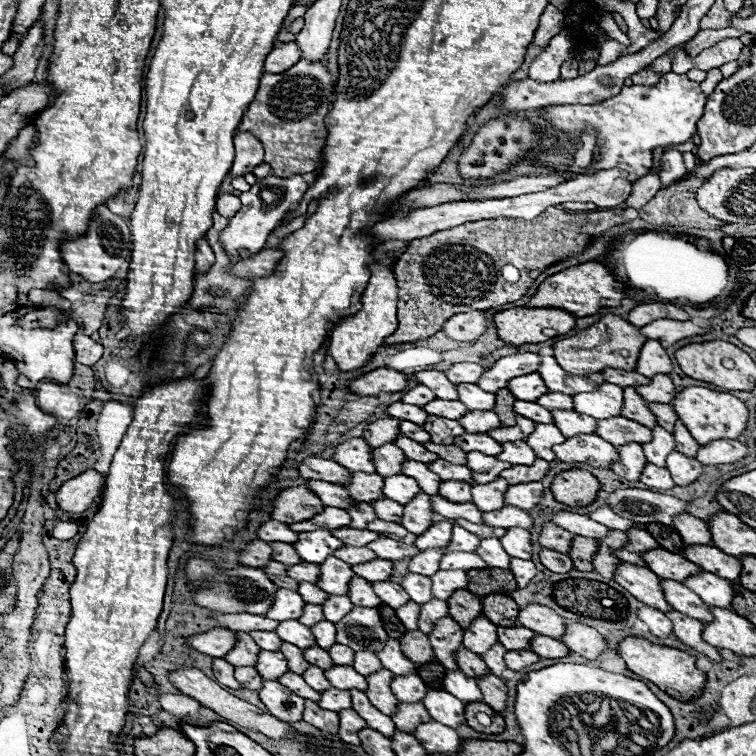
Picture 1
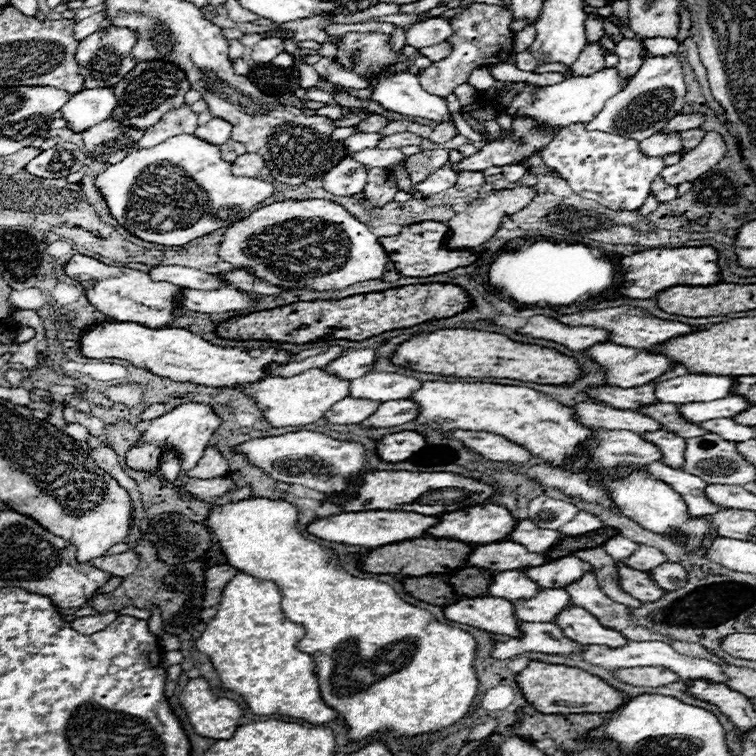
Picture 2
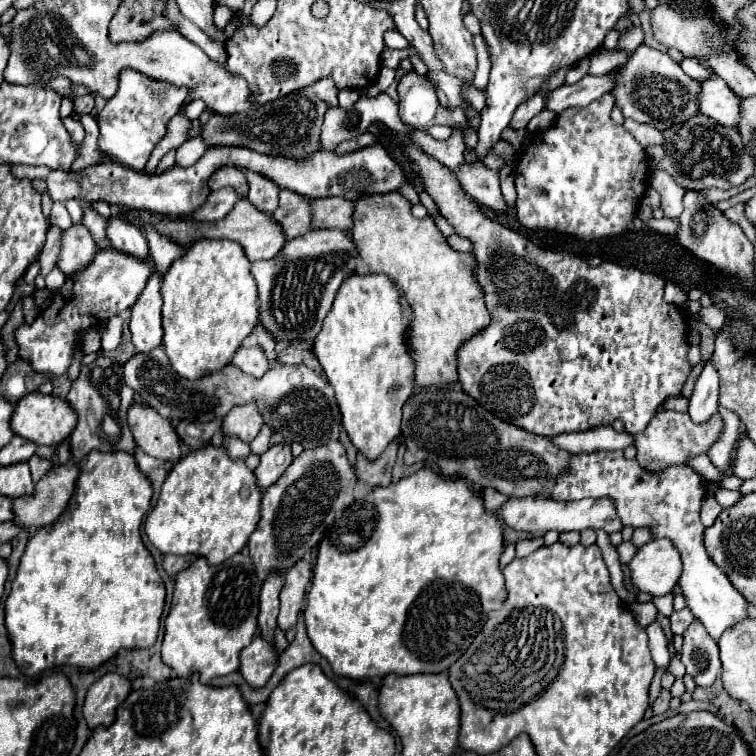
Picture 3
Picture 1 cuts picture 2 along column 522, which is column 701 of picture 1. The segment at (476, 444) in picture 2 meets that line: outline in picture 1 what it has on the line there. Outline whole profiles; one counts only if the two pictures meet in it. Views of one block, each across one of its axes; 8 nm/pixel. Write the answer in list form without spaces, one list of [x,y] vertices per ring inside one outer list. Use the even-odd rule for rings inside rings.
[[[716,440],[708,446],[702,446],[696,454],[696,460],[702,464],[734,464],[748,456],[748,448],[738,440]]]

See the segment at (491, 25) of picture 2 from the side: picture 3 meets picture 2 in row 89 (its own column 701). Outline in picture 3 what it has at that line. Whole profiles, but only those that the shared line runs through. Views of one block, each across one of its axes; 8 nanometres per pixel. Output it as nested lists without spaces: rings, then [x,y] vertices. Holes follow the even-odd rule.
[[[672,410],[658,412],[650,420],[646,430],[632,436],[632,440],[634,440],[632,444],[636,448],[636,462],[652,474],[664,472],[670,466],[686,466],[690,458],[708,454],[708,450],[718,442],[722,430],[724,430],[724,424],[722,424],[720,414],[712,416],[710,422],[706,422],[706,424],[696,424],[696,422],[692,422],[689,414],[672,412]]]

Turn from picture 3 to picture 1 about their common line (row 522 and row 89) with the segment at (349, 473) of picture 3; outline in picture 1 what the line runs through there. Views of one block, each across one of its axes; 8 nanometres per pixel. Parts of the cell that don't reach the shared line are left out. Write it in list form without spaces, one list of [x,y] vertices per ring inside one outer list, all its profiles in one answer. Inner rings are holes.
[[[300,60],[280,74],[262,74],[256,98],[250,102],[238,132],[254,134],[264,146],[264,162],[272,166],[272,174],[288,178],[294,174],[314,172],[326,144],[324,116],[330,110],[334,82],[322,62]]]

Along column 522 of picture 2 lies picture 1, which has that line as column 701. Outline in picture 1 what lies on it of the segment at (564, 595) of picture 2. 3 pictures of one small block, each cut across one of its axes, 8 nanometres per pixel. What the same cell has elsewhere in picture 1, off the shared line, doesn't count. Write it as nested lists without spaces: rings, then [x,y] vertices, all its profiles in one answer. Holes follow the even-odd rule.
[[[662,580],[662,588],[664,588],[664,596],[666,602],[676,610],[682,612],[690,618],[696,618],[700,622],[712,622],[712,612],[710,606],[704,604],[700,600],[698,594],[694,594],[692,590],[688,590],[688,586],[684,586],[682,582],[674,582],[674,580]]]

